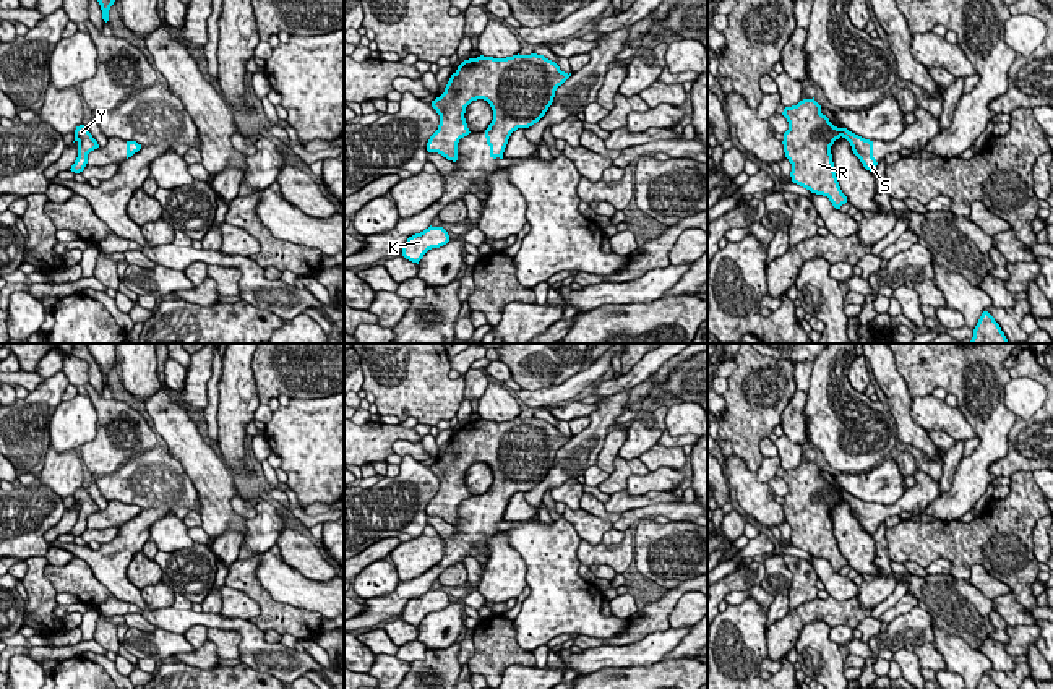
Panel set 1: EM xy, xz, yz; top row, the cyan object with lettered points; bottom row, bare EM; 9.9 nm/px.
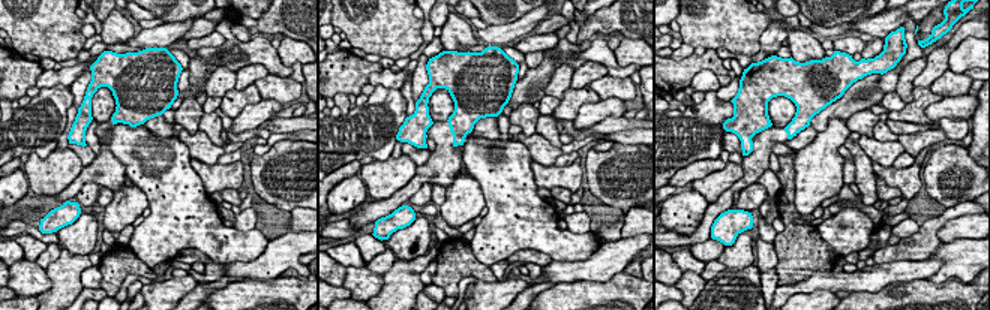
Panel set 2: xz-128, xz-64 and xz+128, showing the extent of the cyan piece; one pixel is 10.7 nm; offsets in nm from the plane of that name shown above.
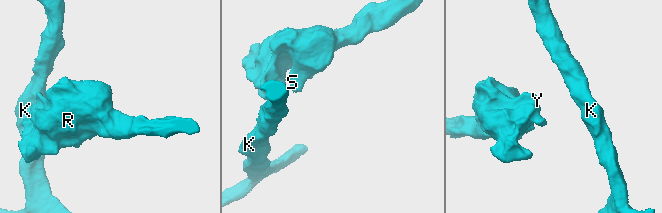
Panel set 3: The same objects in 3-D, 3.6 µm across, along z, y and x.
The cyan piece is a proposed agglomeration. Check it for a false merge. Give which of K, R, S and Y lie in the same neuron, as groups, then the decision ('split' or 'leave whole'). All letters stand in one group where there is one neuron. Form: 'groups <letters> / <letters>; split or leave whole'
groups K R S Y; leave whole

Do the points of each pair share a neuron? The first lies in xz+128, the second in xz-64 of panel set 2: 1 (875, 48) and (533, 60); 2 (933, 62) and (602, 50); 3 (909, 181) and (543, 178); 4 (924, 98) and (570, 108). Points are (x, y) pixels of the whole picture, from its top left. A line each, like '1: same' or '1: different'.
1: same
2: different
3: same
4: same

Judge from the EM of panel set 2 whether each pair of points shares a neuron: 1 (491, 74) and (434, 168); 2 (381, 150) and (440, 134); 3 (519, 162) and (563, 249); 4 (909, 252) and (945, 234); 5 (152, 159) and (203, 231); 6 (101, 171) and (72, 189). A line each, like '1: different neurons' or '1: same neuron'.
1: same neuron
2: different neurons
3: same neuron
4: different neurons
5: same neuron
6: same neuron

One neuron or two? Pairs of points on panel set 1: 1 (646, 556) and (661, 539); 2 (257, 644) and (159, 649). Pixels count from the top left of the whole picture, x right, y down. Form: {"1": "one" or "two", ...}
{"1": "one", "2": "two"}

